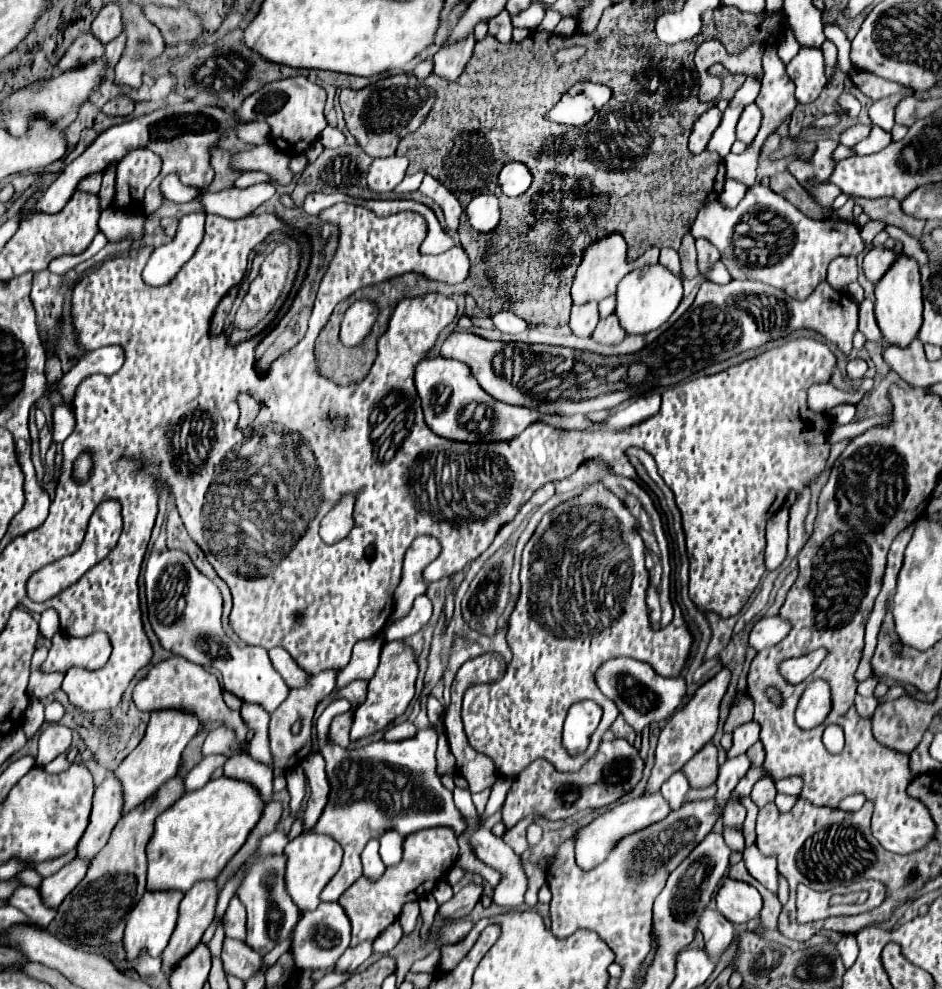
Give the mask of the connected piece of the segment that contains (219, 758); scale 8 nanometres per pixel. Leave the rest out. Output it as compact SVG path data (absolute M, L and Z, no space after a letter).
M209 755L209 757L205 757L199 765L195 765L195 767L189 771L189 775L185 777L185 787L187 787L187 791L193 791L193 789L203 787L203 785L209 781L211 773L225 763L225 759L227 759L227 757L223 757L223 755Z

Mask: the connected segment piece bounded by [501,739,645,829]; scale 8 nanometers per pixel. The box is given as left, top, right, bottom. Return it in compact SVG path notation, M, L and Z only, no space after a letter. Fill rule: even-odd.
M613 739L609 743L601 743L597 753L579 769L579 771L557 771L553 763L545 759L533 761L525 771L521 771L513 787L503 803L501 815L503 825L511 829L515 823L519 823L529 813L545 813L545 819L557 821L567 819L583 809L601 809L617 799L621 799L625 793L635 789L635 785L643 777L643 759L639 755L639 749L625 739Z

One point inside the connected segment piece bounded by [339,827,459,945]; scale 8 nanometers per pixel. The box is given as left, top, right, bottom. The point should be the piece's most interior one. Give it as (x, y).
(428, 855)

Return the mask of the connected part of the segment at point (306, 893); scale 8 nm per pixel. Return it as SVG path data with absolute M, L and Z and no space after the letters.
M305 831L299 837L295 837L293 841L289 841L289 845L285 847L287 853L287 873L285 873L285 883L287 883L287 891L293 899L293 903L305 911L305 909L315 909L321 899L319 893L323 891L323 887L331 881L331 877L337 873L339 865L341 865L341 857L343 857L343 849L341 845L327 835L319 835L319 833L311 833Z

